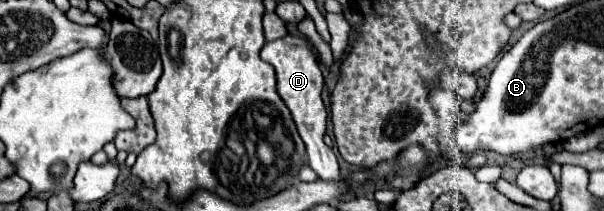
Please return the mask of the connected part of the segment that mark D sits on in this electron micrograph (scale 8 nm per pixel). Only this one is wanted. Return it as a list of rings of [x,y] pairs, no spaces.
[[[286,35],[282,39],[270,41],[262,47],[260,57],[270,63],[276,69],[276,79],[278,79],[278,95],[290,109],[294,123],[298,127],[298,133],[302,141],[306,143],[308,151],[308,165],[318,173],[320,179],[342,179],[340,177],[340,167],[336,161],[334,151],[324,143],[324,133],[326,133],[326,107],[322,101],[322,71],[318,67],[316,55],[312,53],[308,41],[298,35]]]

